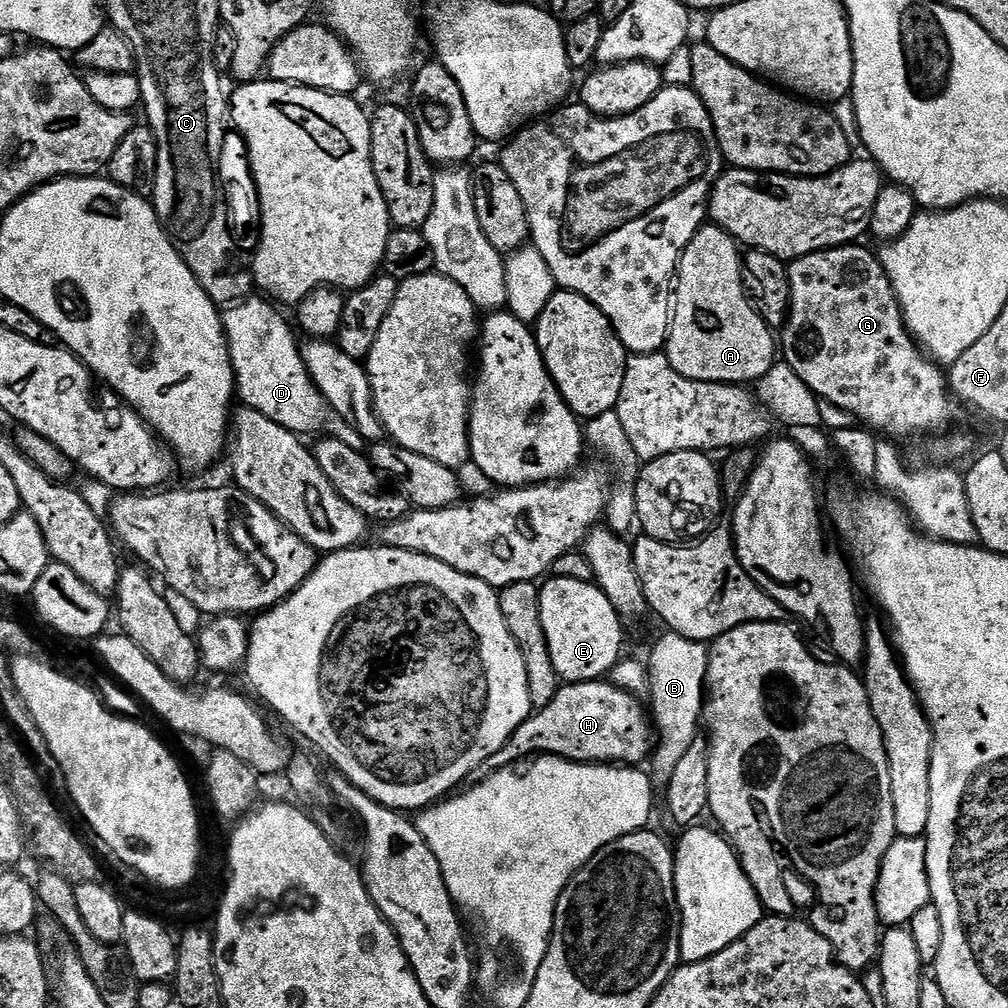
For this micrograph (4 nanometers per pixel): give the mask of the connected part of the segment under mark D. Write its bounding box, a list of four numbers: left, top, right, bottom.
[221,296,368,453]

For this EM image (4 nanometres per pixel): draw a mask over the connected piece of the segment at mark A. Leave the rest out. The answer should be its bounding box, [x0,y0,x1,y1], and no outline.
[666,222,778,386]

